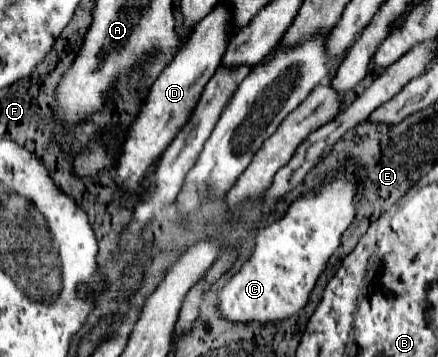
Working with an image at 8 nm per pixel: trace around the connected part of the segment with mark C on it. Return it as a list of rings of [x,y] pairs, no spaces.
[[[334,176],[328,184],[322,186],[318,194],[302,196],[290,206],[290,210],[280,220],[262,228],[256,236],[256,250],[254,250],[252,260],[248,260],[242,266],[242,270],[234,274],[228,284],[224,284],[220,292],[222,316],[228,320],[238,320],[238,322],[258,320],[266,324],[270,320],[288,318],[302,309],[308,302],[308,294],[314,288],[316,278],[326,266],[326,260],[336,252],[342,232],[350,226],[354,218],[354,194],[356,194],[356,188],[350,176]]]

